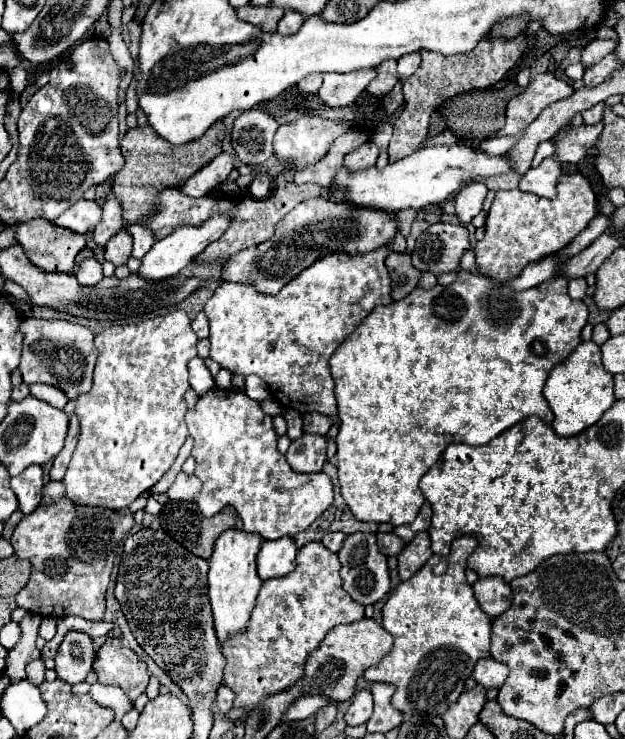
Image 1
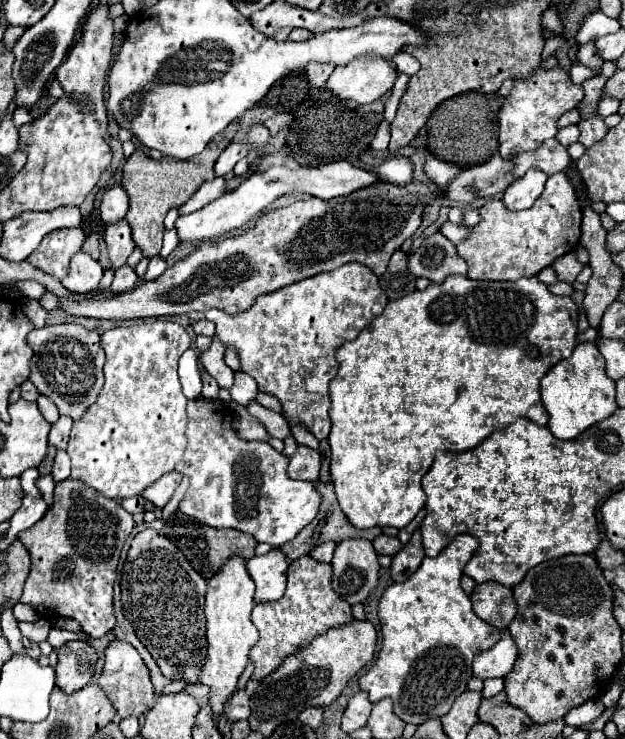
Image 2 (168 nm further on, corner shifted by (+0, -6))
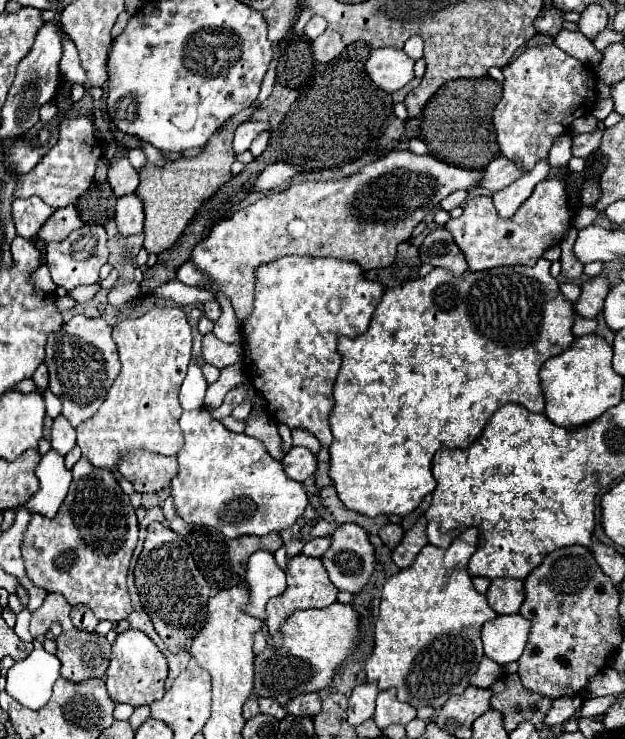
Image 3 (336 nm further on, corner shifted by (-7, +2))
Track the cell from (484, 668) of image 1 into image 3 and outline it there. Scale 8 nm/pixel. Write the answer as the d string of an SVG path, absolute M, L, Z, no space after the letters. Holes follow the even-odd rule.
M520 614L498 616L482 626L484 654L502 666L514 662L524 652L528 634L530 622L524 616Z

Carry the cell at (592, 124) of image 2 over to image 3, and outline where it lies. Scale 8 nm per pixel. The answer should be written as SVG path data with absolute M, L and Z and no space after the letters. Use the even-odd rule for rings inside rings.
M594 130L588 134L572 134L572 156L588 158L600 146L602 130Z

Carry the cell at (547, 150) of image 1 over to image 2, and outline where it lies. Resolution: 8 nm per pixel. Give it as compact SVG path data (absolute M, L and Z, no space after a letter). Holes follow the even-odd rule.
M559 66L553 70L537 68L529 80L515 80L513 92L499 110L499 148L503 158L521 151L535 151L547 138L557 134L557 120L563 112L573 110L583 100L583 88L573 84L569 74Z

